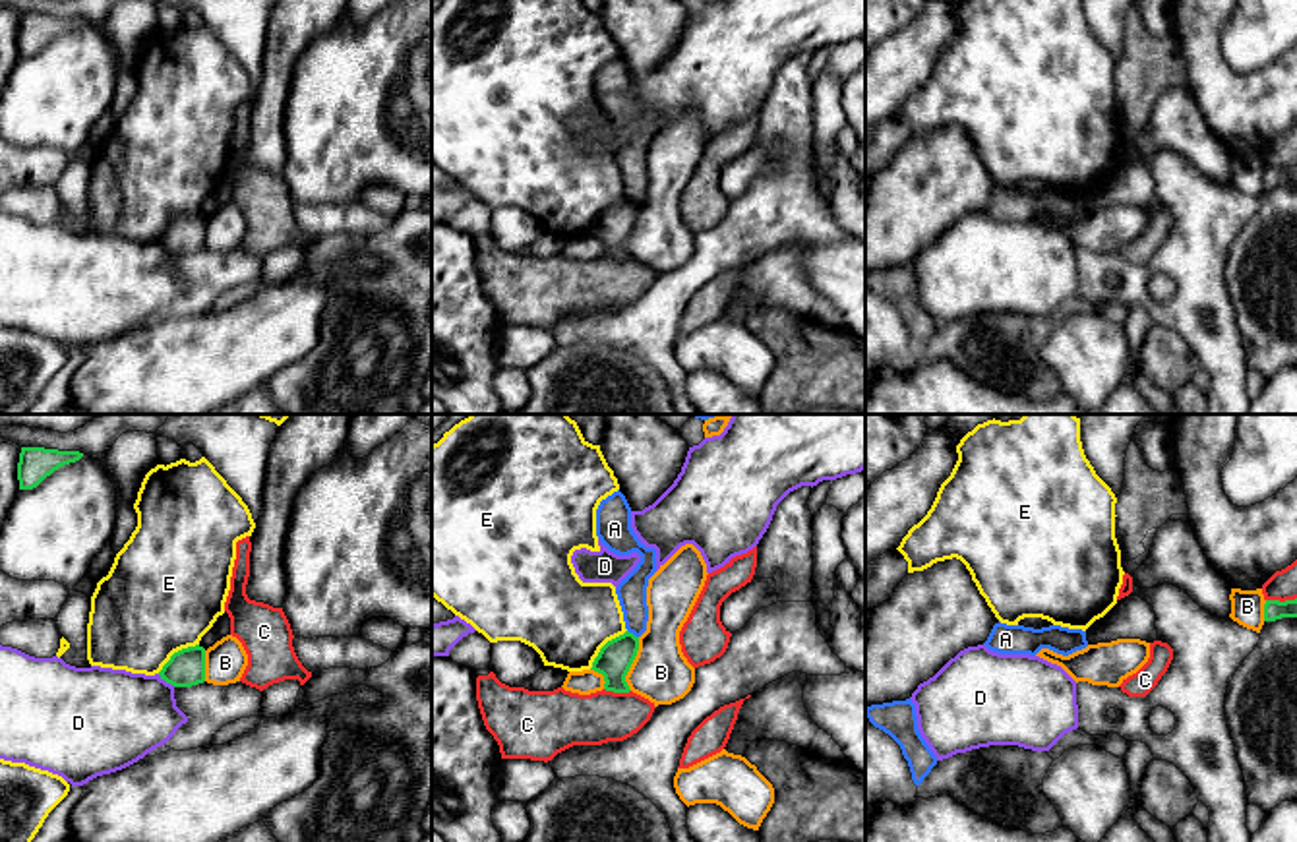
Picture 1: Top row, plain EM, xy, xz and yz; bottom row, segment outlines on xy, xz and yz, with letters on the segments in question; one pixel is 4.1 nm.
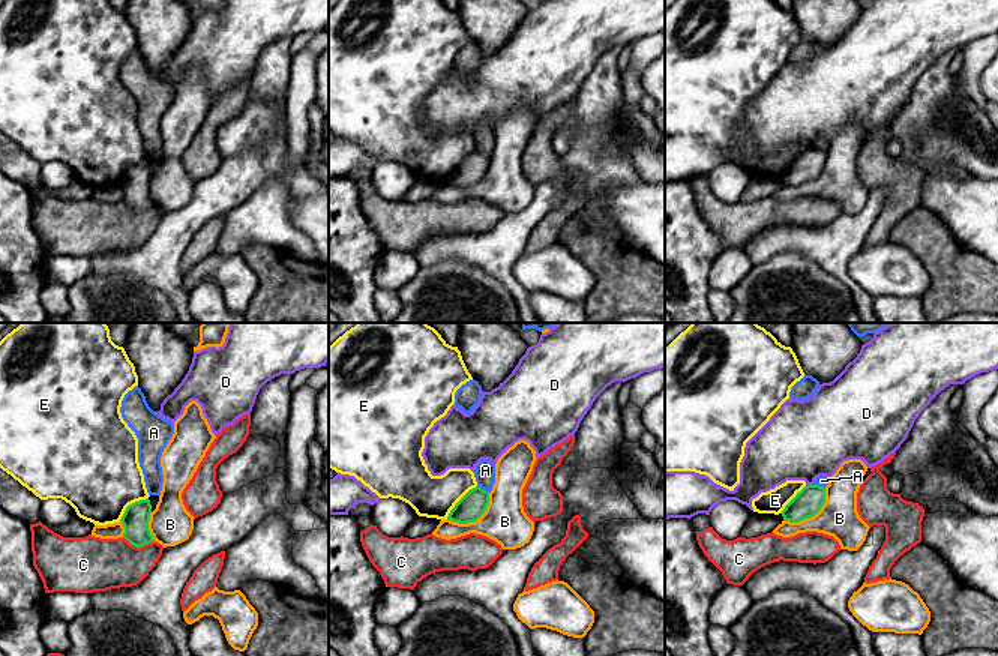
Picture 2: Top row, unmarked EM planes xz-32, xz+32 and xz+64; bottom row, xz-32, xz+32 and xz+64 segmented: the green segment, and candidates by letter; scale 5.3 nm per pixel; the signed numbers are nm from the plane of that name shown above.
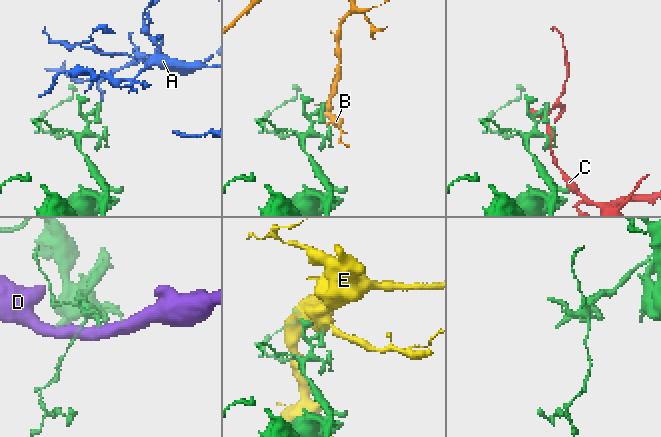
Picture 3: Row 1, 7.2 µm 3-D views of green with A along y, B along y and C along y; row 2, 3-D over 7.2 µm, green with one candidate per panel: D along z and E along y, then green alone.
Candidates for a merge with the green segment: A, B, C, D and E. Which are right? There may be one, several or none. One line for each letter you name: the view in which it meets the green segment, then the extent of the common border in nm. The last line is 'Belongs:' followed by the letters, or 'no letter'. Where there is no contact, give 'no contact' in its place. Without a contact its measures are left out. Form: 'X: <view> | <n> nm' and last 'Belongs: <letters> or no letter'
Belongs: no letter

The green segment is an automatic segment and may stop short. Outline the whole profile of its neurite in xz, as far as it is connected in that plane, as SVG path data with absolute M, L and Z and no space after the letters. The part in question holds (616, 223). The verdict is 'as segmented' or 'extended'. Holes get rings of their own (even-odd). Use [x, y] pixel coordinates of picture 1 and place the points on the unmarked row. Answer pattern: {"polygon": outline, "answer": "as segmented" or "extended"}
{"polygon": "M625 197L623 201L608 207L592 228L594 238L604 242L604 256L614 259L629 259L625 242L637 223L639 203Z", "answer": "as segmented"}

